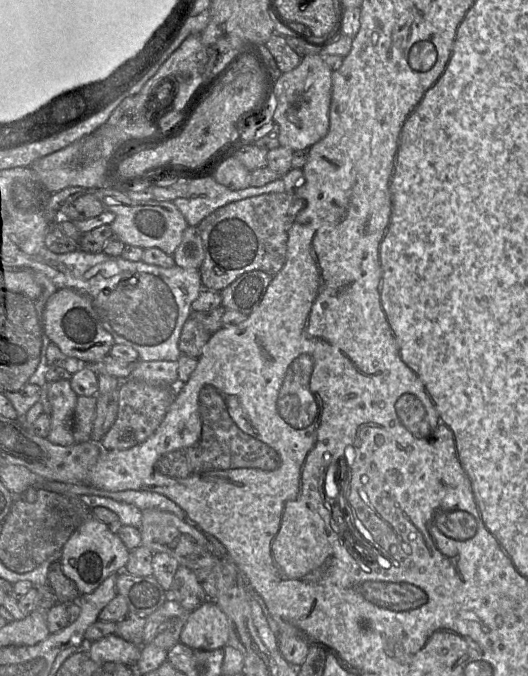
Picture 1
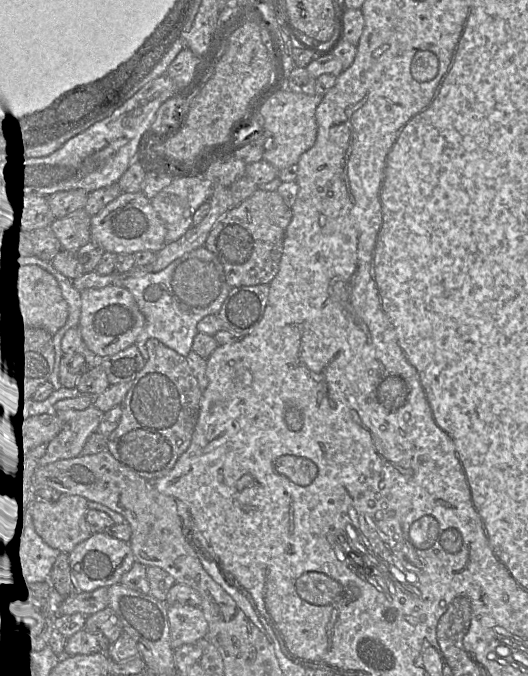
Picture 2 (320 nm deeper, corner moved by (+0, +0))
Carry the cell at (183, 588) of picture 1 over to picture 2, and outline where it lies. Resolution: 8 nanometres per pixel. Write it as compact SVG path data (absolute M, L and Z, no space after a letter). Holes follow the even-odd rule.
M173 604L167 613L173 650L206 638L208 623L200 607Z

